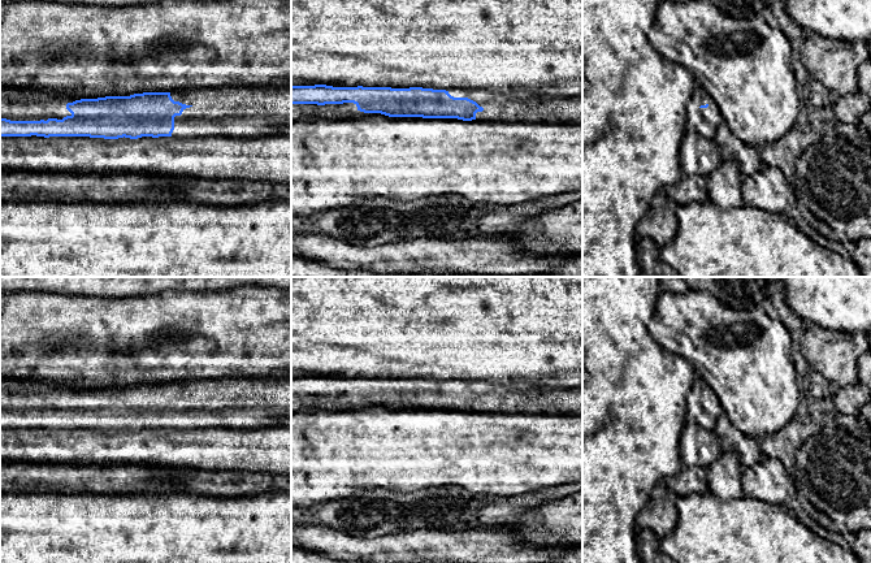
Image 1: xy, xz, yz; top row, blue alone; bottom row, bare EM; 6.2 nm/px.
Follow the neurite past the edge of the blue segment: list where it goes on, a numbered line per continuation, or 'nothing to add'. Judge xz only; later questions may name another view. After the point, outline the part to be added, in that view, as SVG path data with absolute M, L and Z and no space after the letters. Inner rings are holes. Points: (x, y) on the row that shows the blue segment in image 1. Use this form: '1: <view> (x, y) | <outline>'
1: xz (560, 107) | M556 92L551 98L495 99L476 101L484 108L477 121L582 124L582 95Z
2: xz (299, 112) | M354 103L343 104L291 104L292 121L312 121L315 118L346 120L364 117L367 113L360 112Z

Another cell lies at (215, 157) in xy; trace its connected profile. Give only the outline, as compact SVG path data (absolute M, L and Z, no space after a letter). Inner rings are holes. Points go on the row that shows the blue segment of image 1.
M291 135L260 138L142 137L138 139L90 137L0 137L0 173L27 169L30 172L74 172L112 174L117 172L146 173L157 182L172 179L254 179L291 185Z

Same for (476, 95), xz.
M456 90L456 98L468 98L473 101L488 101L495 99L529 99L529 98L551 98L554 92L547 94L532 94L526 91L520 92L507 92L507 94L497 94L484 90Z

